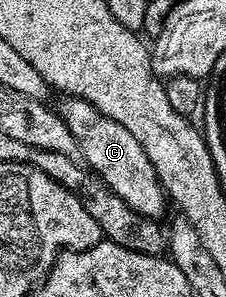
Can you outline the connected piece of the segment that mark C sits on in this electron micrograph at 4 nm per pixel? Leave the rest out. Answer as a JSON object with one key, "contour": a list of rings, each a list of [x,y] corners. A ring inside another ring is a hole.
{"contour":[[[74,97],[64,98],[64,103],[57,107],[57,114],[63,119],[65,125],[69,127],[69,133],[79,146],[79,155],[82,162],[90,170],[94,171],[121,201],[125,201],[137,213],[148,215],[150,219],[162,220],[162,215],[169,208],[169,198],[167,192],[159,183],[157,173],[141,145],[137,145],[137,137],[125,129],[125,125],[117,125],[109,117],[105,117],[89,101]]]}

